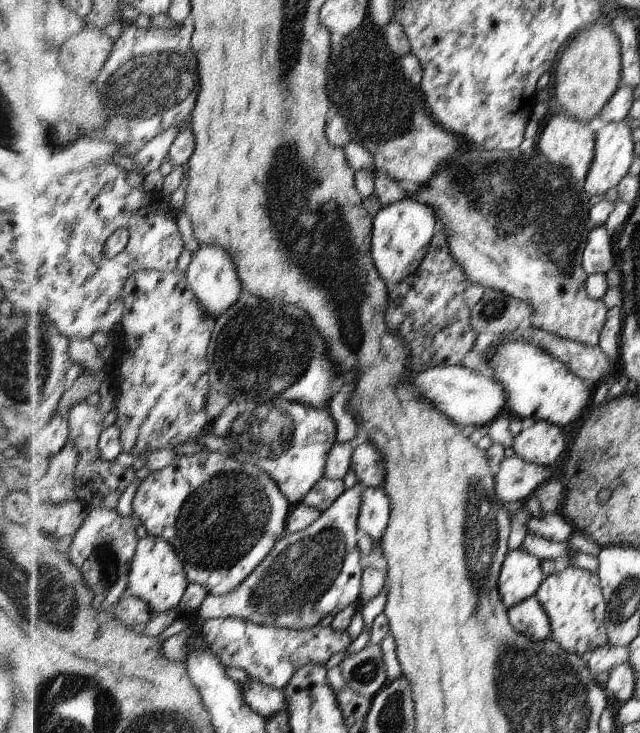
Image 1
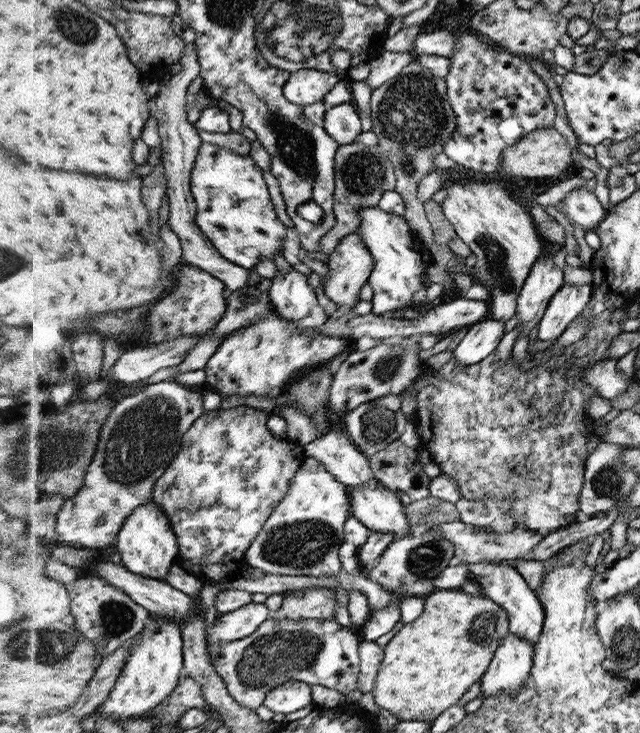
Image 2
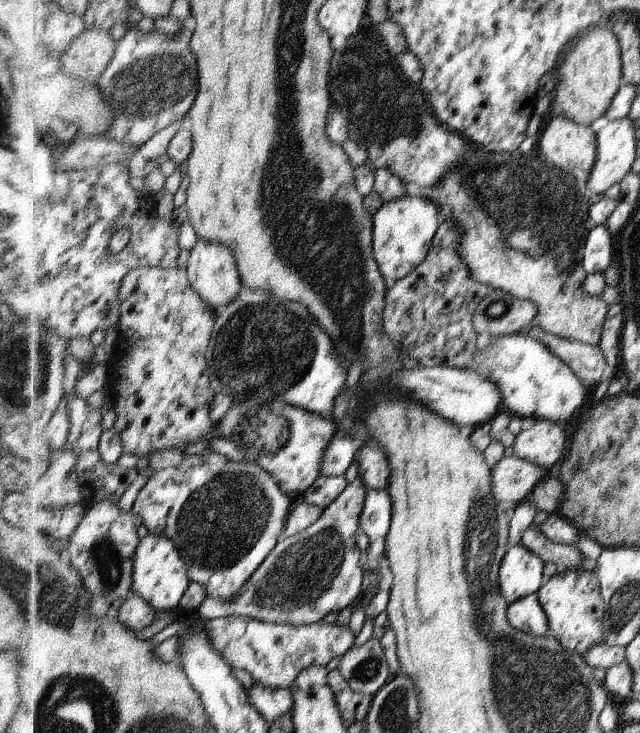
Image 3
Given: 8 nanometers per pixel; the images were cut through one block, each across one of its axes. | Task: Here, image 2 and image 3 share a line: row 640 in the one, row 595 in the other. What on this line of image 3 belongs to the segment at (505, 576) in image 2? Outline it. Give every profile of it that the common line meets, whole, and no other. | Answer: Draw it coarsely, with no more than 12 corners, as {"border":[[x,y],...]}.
{"border":[[537,594],[508,607],[516,630],[544,637],[549,620]]}

